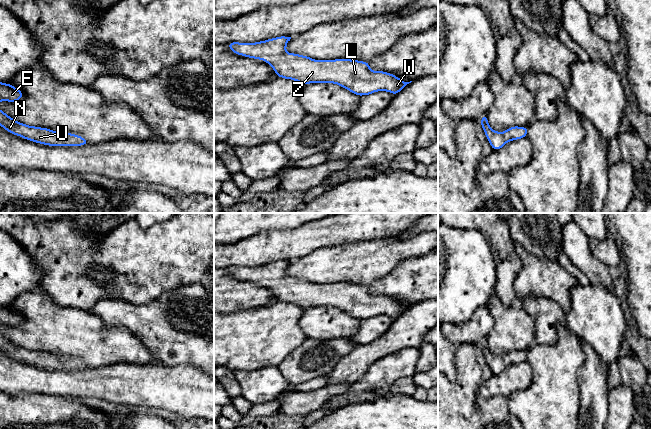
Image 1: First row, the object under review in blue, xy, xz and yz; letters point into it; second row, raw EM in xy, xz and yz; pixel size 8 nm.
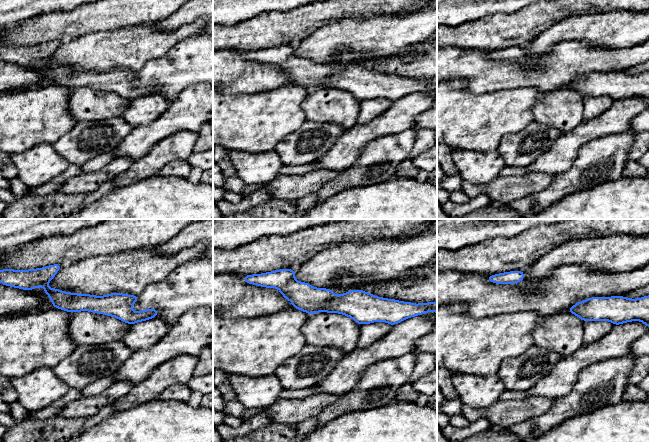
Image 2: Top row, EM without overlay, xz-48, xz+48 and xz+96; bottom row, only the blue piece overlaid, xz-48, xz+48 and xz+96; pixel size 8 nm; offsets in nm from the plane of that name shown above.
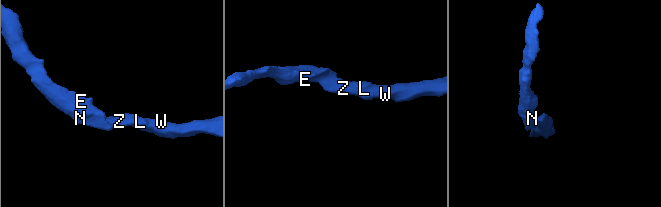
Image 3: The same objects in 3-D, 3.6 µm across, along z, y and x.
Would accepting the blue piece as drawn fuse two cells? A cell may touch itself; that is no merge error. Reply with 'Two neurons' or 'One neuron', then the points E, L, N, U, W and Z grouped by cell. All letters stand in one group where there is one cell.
One neuron. Groups: E L N U W Z

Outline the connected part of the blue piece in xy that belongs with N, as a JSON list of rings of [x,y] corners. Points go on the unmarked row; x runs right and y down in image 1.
[[[1,334],[0,350],[11,358],[48,370],[82,370],[89,368],[86,363],[79,359],[55,356],[48,352],[28,350],[17,346]]]

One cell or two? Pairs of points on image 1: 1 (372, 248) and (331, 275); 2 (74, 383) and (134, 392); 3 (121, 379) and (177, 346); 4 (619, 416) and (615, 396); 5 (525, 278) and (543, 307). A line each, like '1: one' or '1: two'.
1: one
2: one
3: two
4: one
5: two

